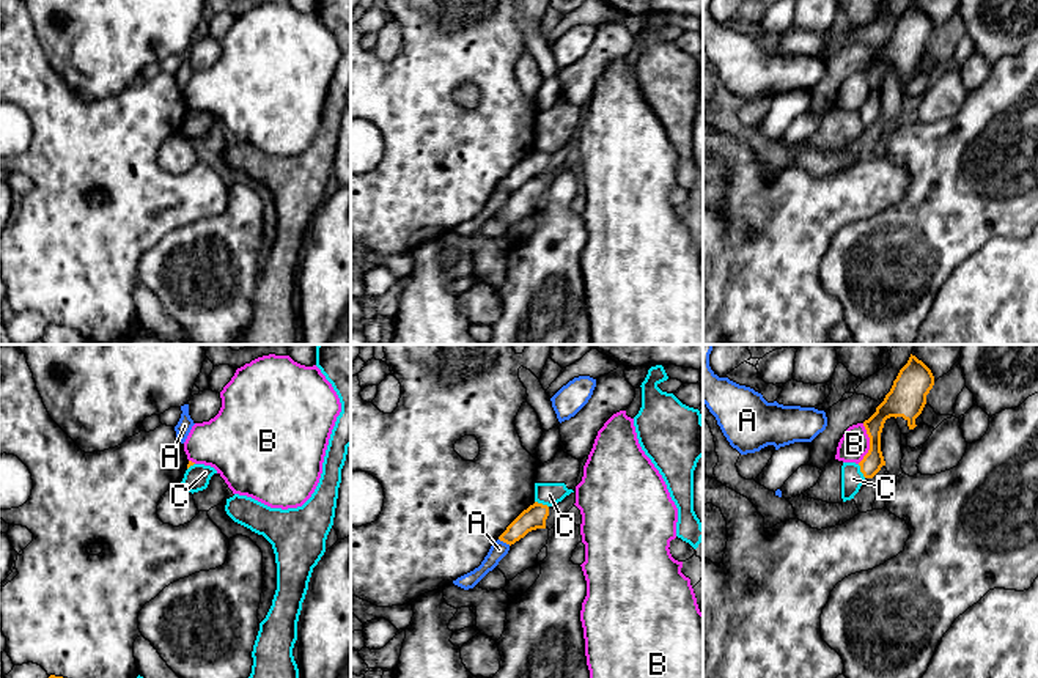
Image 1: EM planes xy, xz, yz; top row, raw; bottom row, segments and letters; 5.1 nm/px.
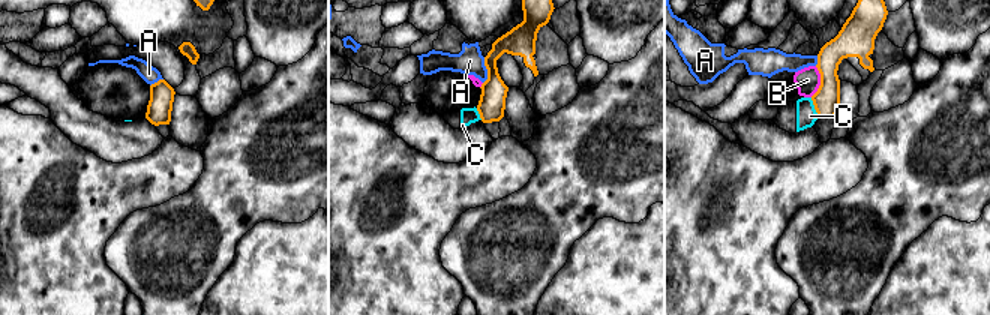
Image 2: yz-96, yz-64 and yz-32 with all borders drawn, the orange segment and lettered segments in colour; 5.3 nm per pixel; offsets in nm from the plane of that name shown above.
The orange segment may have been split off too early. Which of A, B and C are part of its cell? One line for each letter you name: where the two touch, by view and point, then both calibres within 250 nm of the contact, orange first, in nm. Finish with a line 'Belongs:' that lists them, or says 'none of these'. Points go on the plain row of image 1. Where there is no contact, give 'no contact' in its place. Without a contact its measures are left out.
Belongs: none of these

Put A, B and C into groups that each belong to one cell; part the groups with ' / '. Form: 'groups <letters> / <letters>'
groups A / B / C

